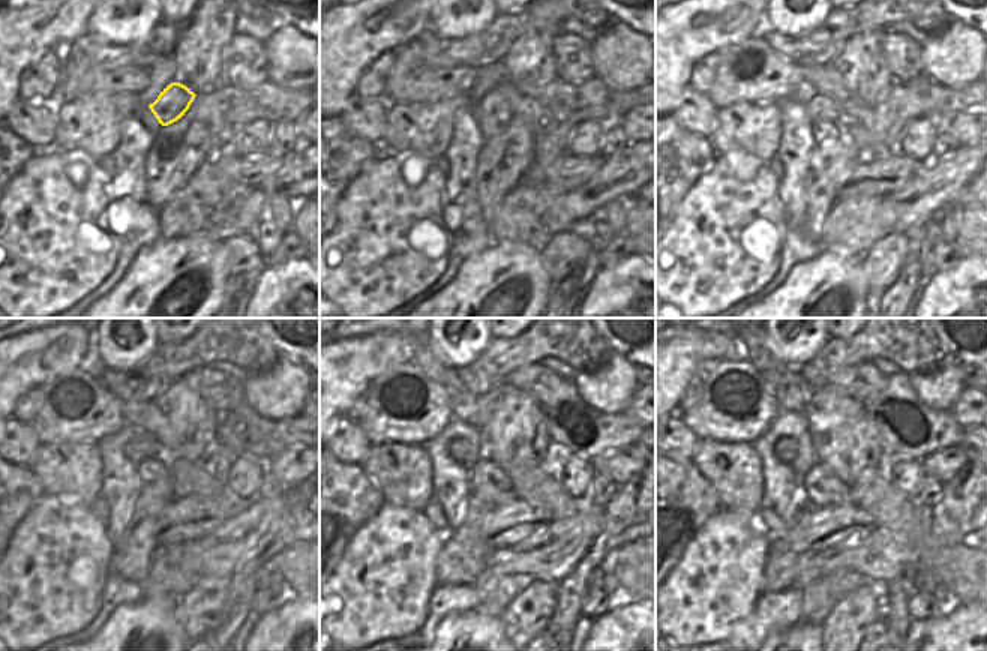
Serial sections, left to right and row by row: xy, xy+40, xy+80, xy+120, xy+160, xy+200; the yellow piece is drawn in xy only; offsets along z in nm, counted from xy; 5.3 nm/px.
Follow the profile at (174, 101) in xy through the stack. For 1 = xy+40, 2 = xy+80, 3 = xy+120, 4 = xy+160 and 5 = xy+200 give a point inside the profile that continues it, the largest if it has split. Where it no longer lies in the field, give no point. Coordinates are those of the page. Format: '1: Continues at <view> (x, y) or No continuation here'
1: Continues at xy+40 (495, 104)
2: Continues at xy+80 (819, 107)
3: Continues at xy+120 (144, 446)
4: Continues at xy+160 (459, 449)
5: Continues at xy+200 (785, 449)

